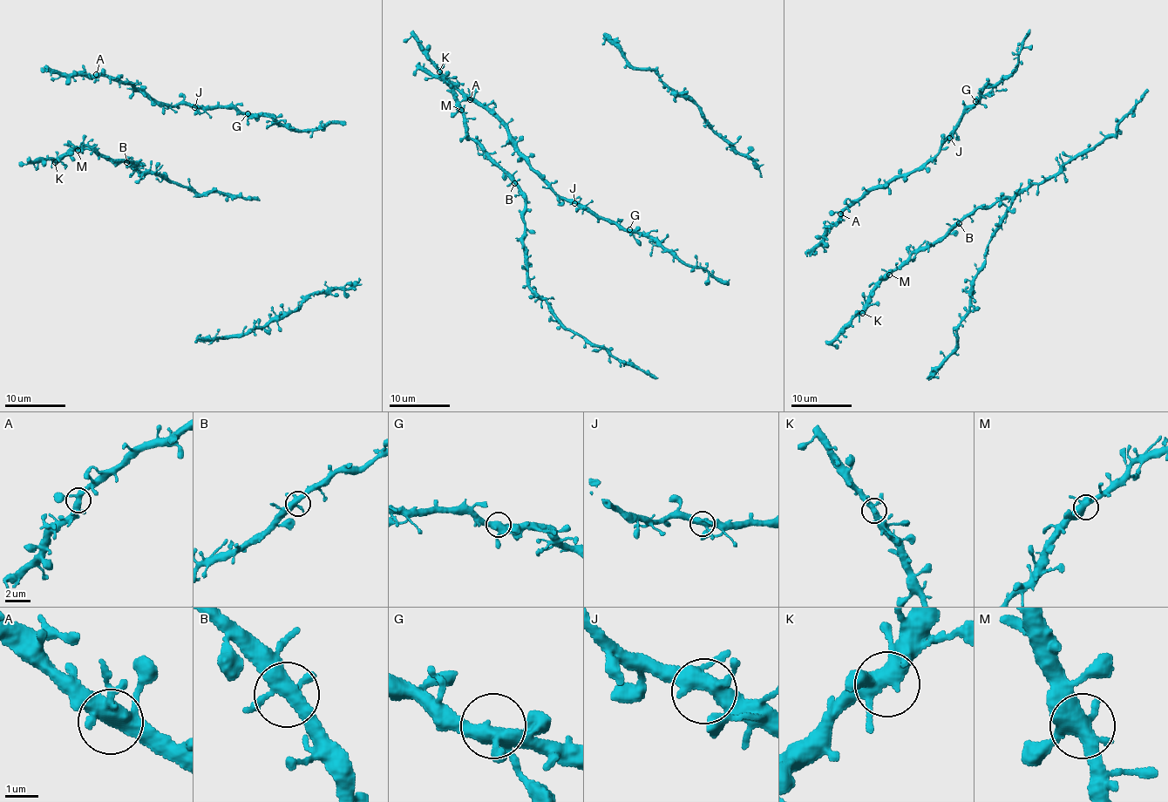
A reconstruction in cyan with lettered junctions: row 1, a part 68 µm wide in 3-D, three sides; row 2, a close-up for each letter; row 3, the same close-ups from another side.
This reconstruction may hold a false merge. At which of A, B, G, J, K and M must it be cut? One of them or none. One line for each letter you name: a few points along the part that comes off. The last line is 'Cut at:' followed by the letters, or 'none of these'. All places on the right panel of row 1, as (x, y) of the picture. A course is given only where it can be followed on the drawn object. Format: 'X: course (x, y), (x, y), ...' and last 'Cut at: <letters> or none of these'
Cut at: none of these

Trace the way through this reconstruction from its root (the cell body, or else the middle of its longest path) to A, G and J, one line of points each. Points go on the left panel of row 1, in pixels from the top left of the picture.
A: (268, 117), (245, 113), (227, 107), (170, 105), (152, 98), (132, 83), (120, 82), (107, 75), (96, 74)
G: (268, 117), (247, 113)
J: (268, 117), (245, 113), (227, 107), (194, 107)

